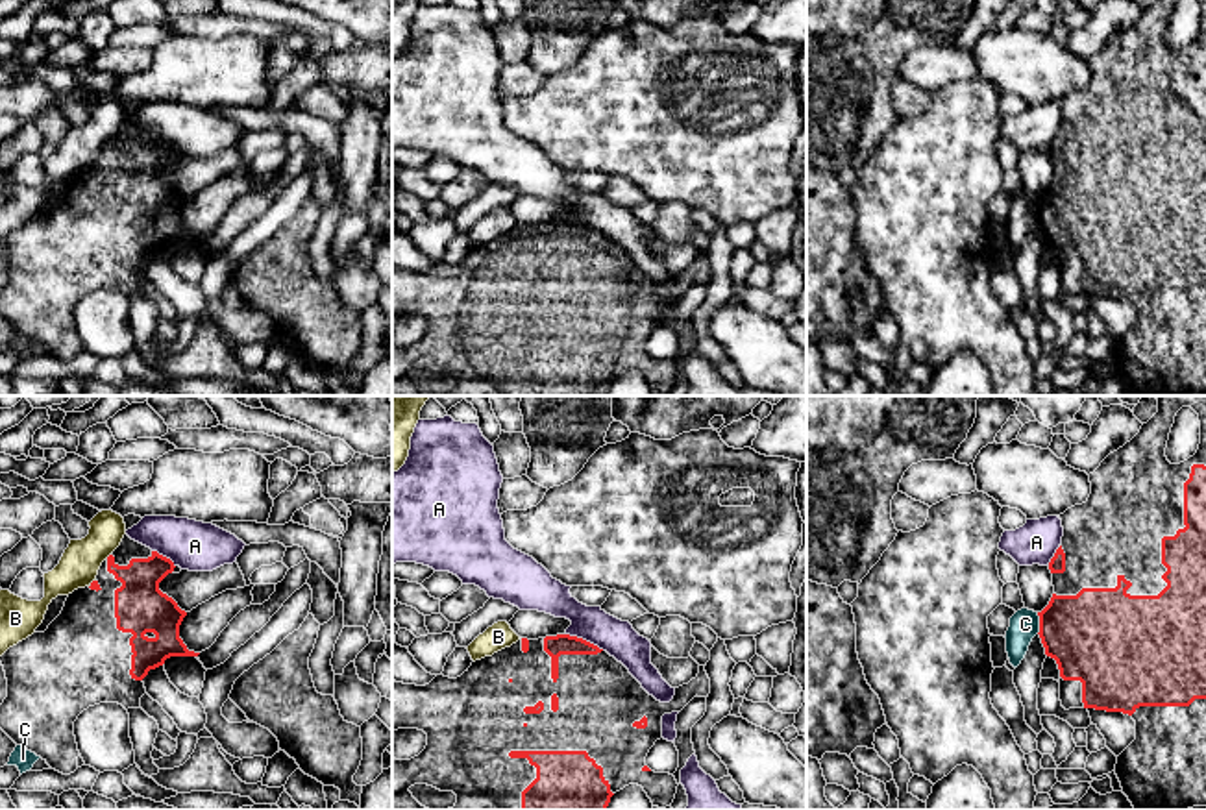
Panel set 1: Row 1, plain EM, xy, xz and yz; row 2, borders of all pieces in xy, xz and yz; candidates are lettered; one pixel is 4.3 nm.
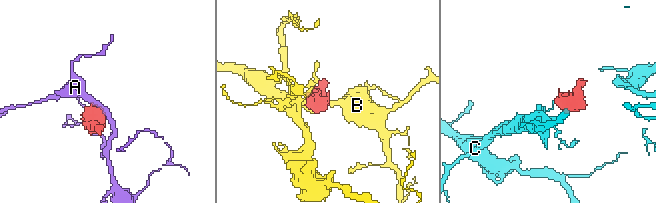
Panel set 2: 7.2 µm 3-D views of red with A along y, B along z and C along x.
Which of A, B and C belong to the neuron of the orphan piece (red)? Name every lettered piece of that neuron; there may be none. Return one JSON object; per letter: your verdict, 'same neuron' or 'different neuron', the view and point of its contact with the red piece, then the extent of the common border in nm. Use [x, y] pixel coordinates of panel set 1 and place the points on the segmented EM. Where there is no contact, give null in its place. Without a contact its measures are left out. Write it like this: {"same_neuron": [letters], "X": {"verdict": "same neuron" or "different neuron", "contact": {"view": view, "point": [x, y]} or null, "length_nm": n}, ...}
{"same_neuron": [], "A": {"verdict": "different neuron", "contact": {"view": "xz", "point": [585, 640]}, "length_nm": 190}, "B": {"verdict": "different neuron", "contact": {"view": "xy", "point": [91, 583]}, "length_nm": 50}, "C": {"verdict": "different neuron", "contact": {"view": "yz", "point": [1040, 624]}, "length_nm": 100}}

